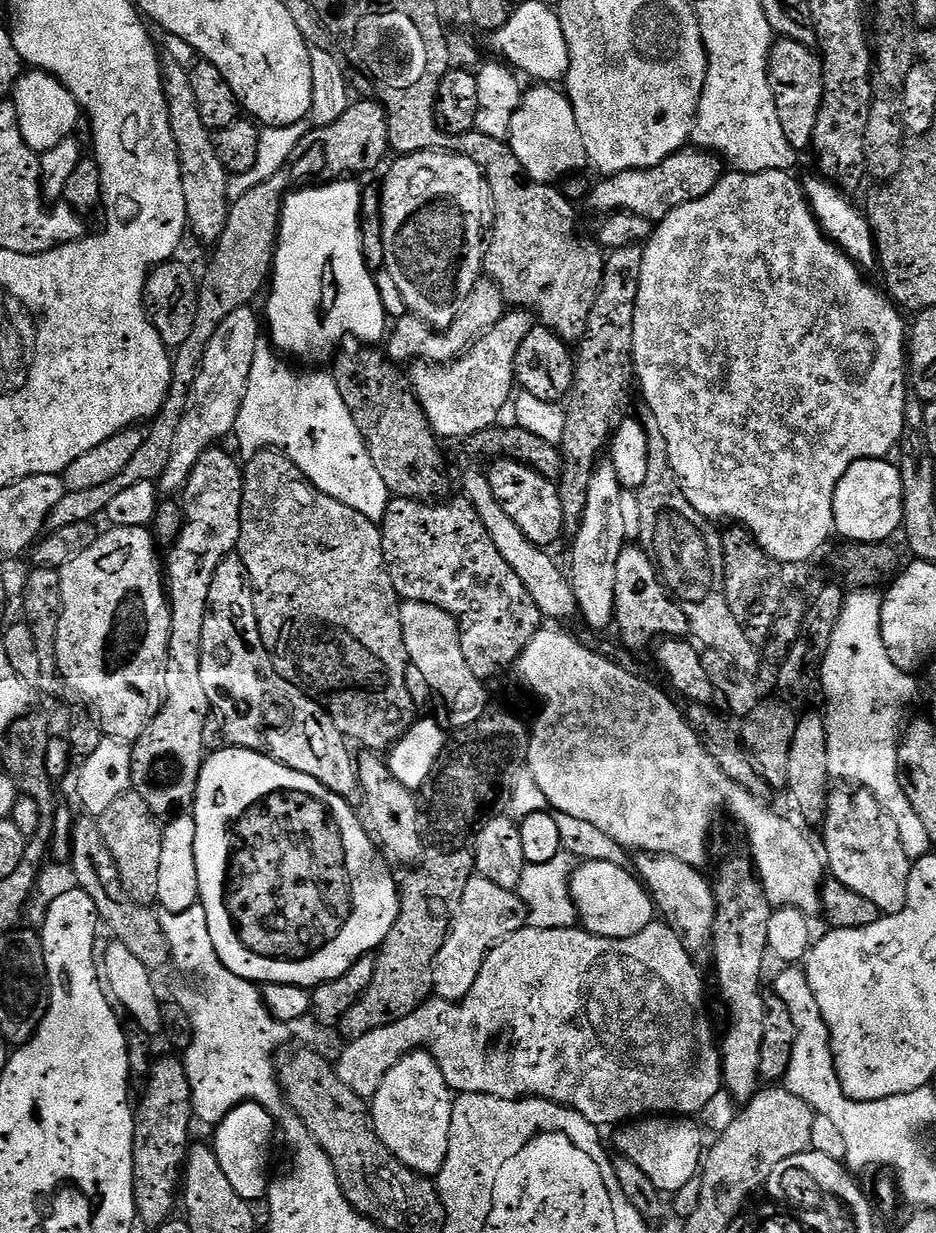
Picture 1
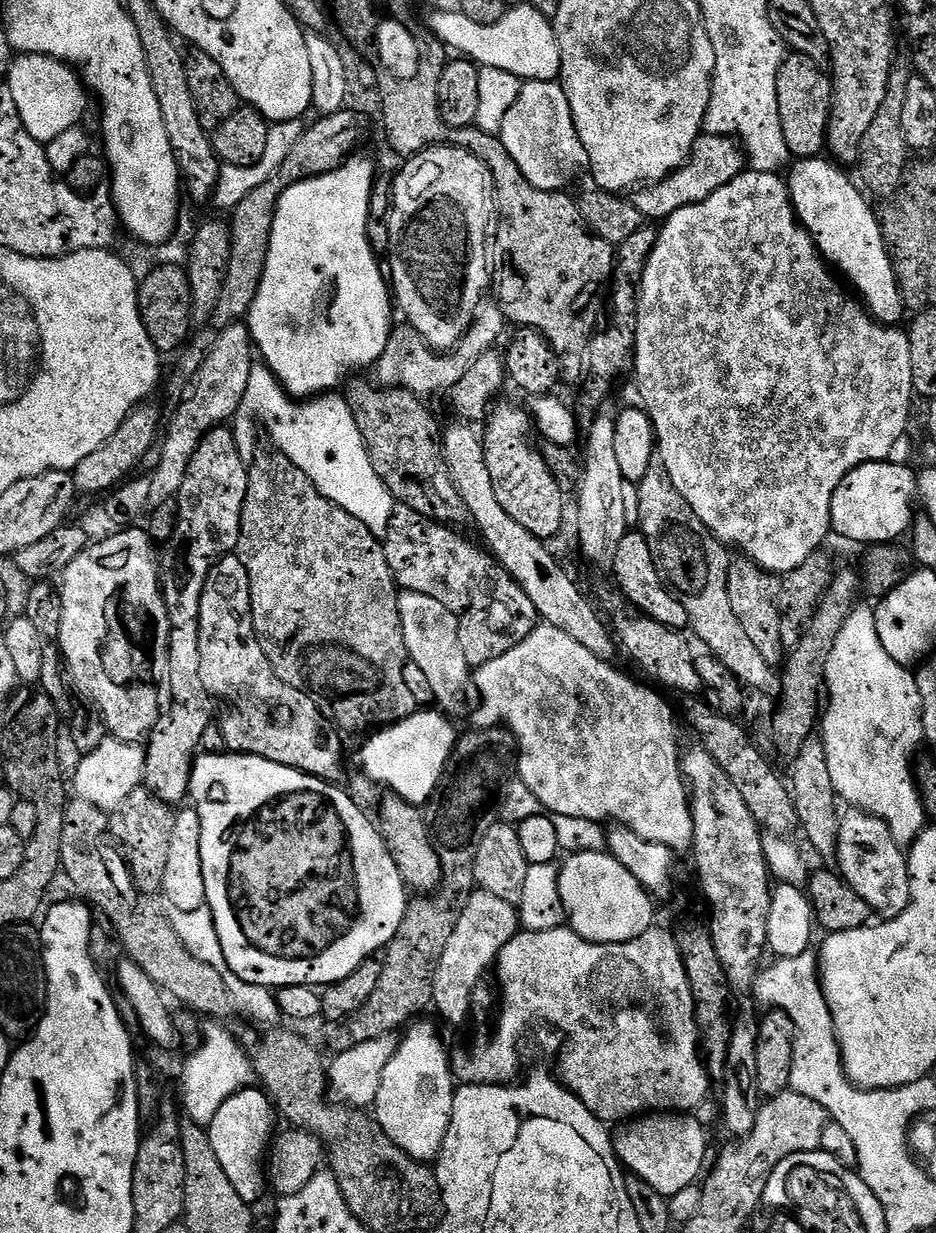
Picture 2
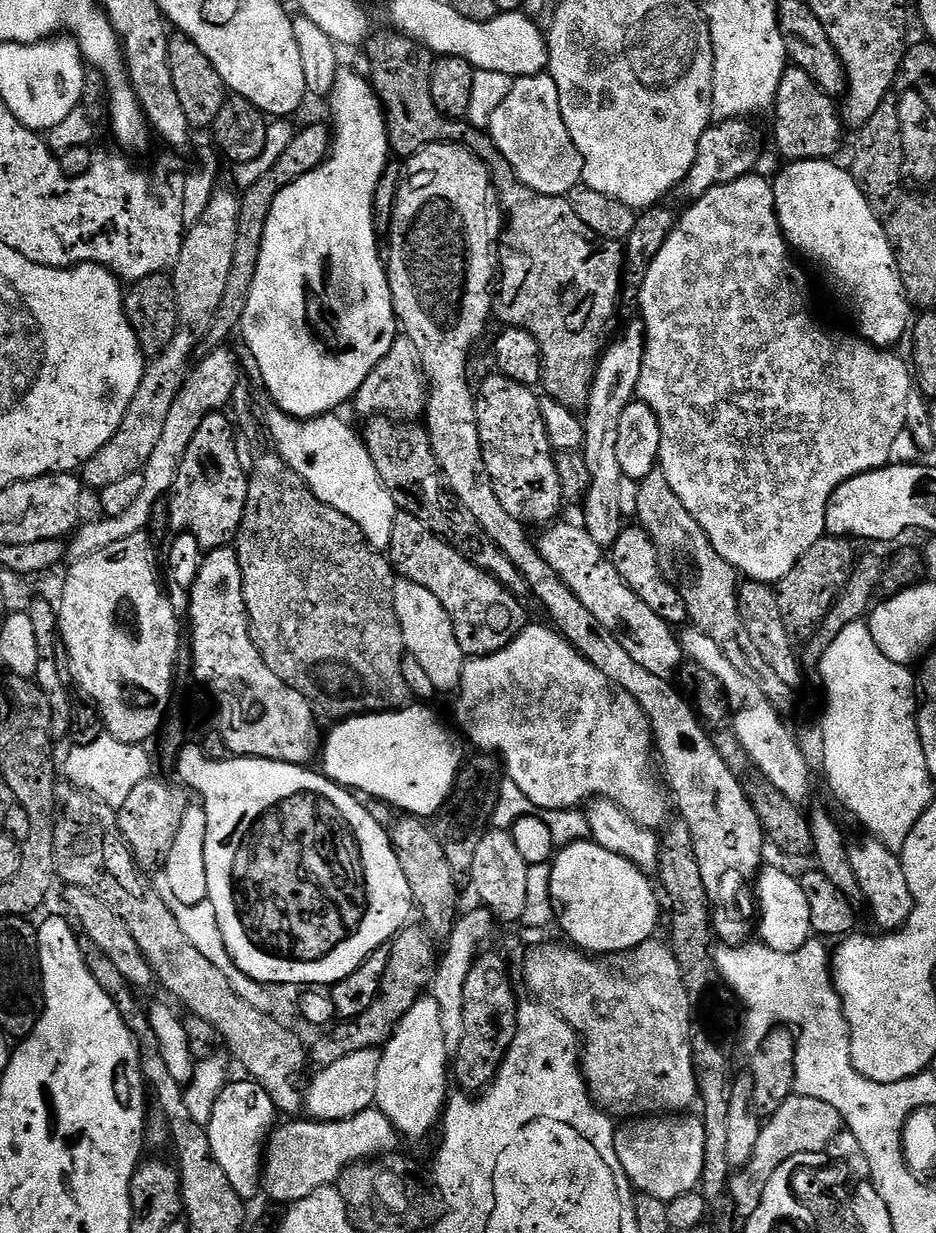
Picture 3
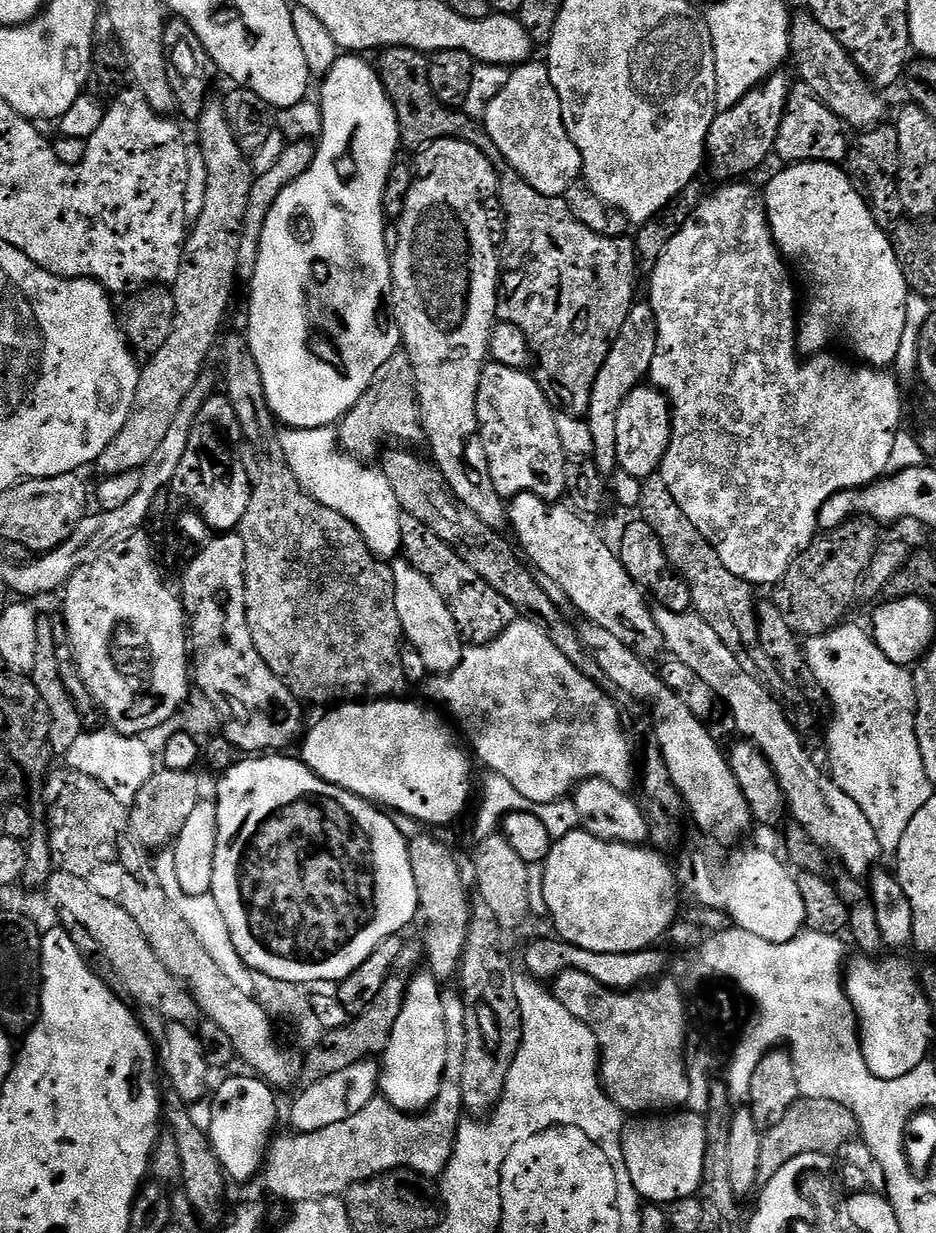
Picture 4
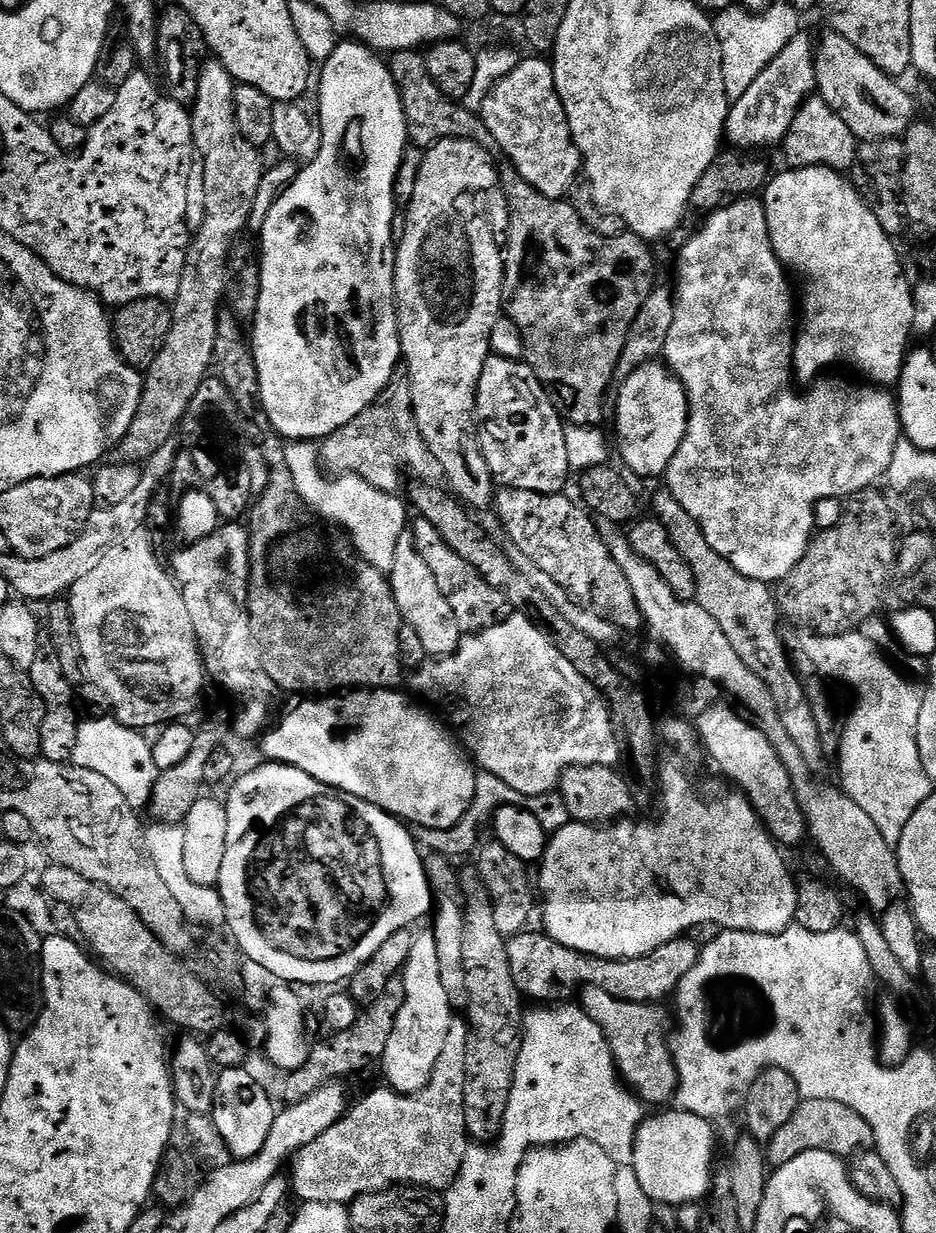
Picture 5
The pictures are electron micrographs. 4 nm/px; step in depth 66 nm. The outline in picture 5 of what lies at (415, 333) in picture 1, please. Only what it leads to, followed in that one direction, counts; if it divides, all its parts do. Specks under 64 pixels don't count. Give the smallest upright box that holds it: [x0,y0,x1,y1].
[318,403,442,494]

